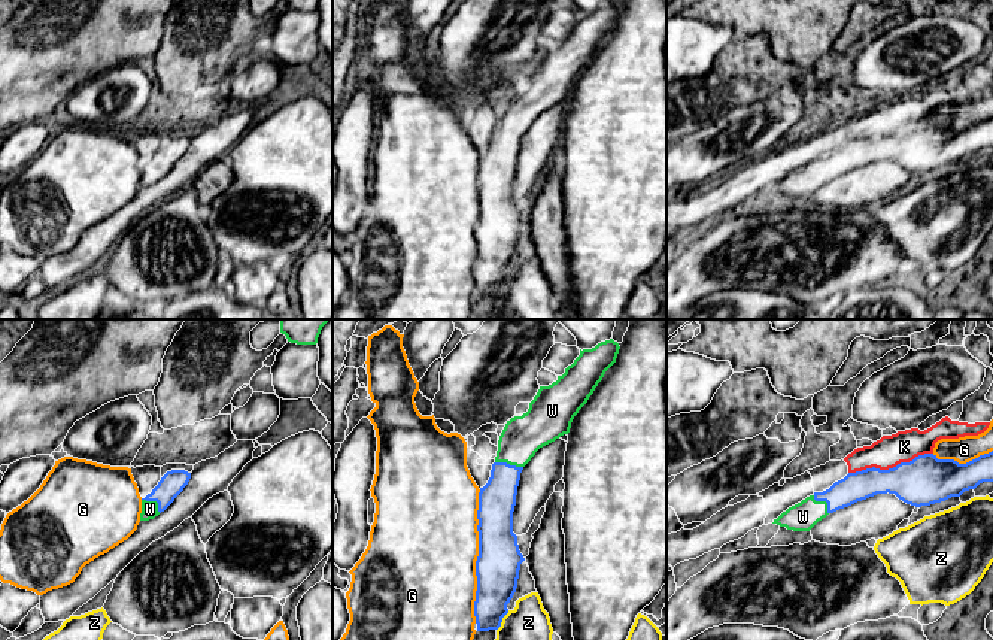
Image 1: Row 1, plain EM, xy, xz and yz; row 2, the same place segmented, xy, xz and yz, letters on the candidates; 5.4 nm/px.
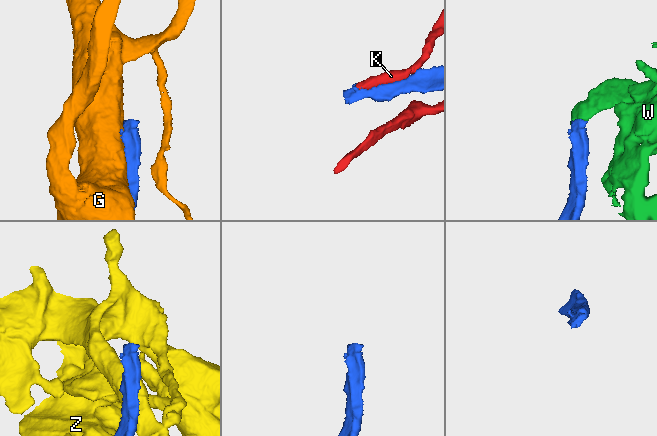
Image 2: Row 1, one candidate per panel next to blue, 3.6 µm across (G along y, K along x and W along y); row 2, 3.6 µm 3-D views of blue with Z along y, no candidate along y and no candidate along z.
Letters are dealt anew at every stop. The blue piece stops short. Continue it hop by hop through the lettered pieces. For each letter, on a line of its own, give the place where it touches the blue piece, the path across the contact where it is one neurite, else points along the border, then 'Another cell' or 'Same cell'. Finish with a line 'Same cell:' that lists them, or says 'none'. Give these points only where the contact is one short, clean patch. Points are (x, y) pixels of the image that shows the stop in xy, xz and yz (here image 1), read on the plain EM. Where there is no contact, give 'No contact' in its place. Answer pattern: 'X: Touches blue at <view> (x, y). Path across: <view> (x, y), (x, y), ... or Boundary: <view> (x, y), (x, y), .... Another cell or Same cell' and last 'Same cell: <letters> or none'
G: Touches blue at xz (477, 223). Another cell
K: Touches blue at yz (890, 135). Another cell
W: Touches blue at xz (509, 130). Same cell
Z: Touches blue at xz (501, 287). Another cell
Same cell: W

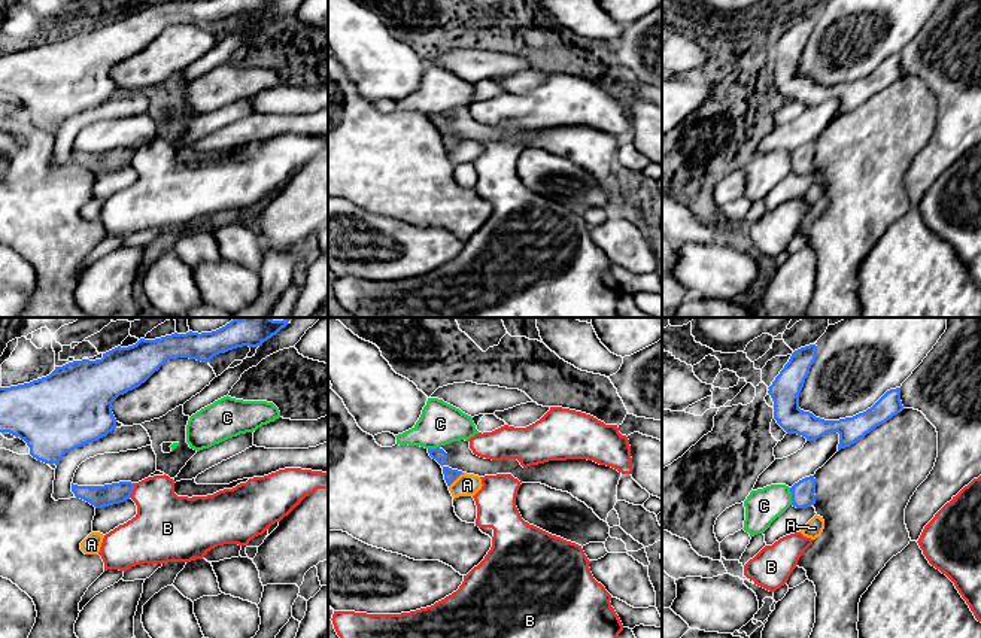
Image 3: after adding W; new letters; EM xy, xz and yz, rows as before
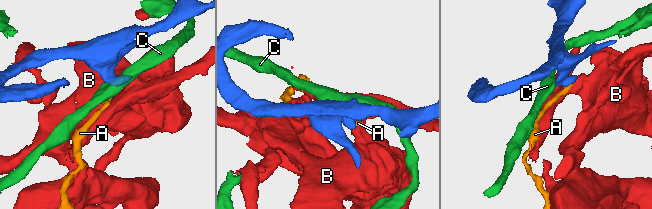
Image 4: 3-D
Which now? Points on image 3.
A: Touches blue at xz (456, 143). Boundary: xz (464, 139), (449, 152). Another cell
B: Touches blue at xy (131, 157). Another cell
C: Touches blue at yz (792, 163). Boundary: yz (789, 154), (792, 170). Another cell
Same cell: none

